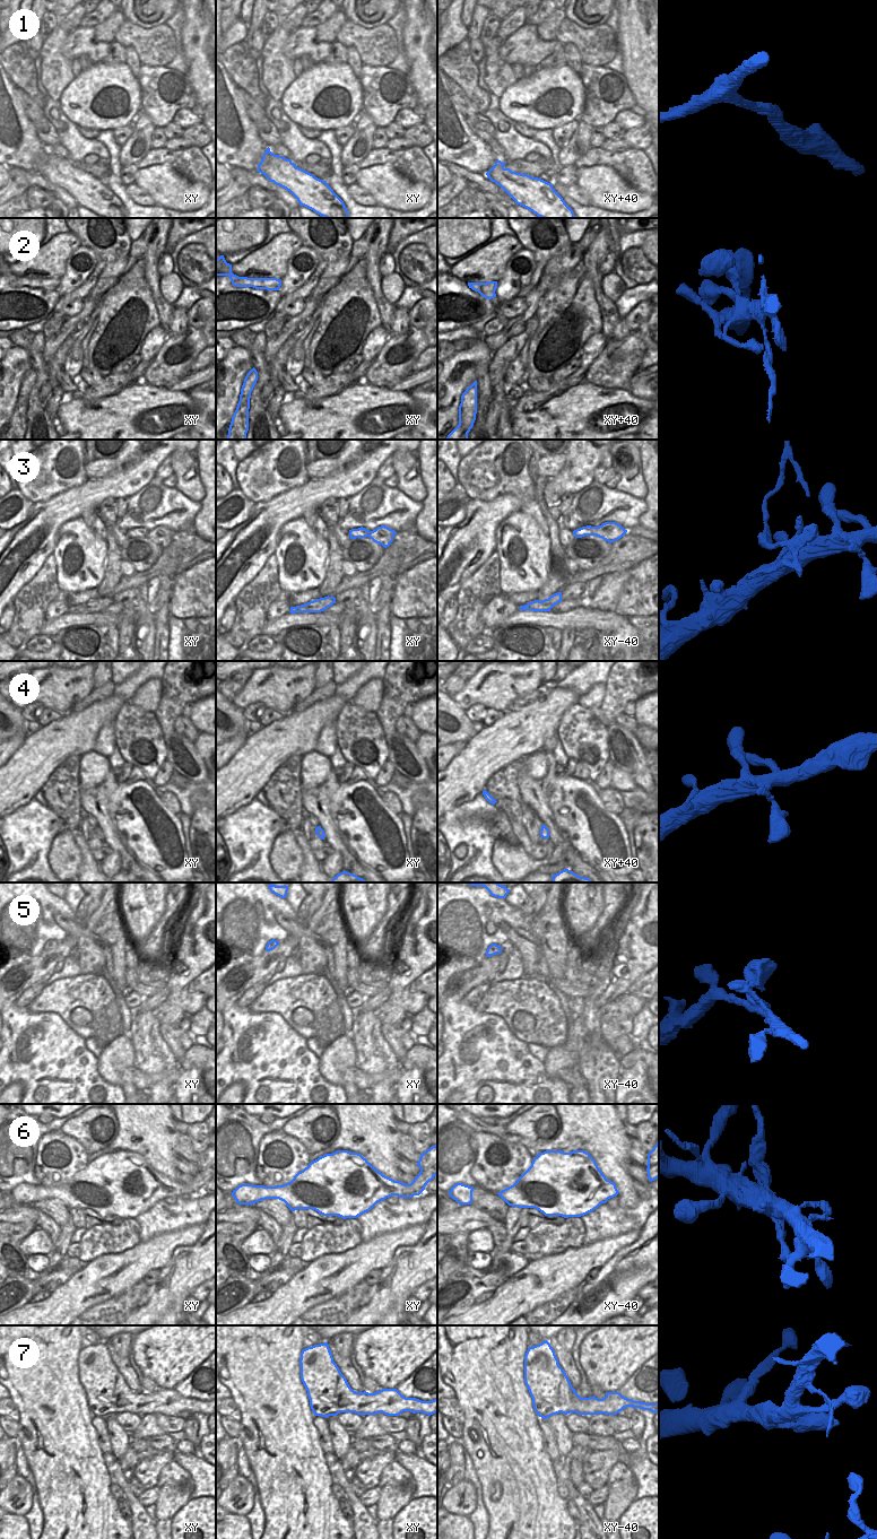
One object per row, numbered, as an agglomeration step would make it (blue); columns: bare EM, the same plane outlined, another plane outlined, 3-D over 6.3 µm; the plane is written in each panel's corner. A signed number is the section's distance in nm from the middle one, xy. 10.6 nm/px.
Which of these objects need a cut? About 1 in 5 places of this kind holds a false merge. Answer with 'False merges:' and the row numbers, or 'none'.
False merges: 3, 6.

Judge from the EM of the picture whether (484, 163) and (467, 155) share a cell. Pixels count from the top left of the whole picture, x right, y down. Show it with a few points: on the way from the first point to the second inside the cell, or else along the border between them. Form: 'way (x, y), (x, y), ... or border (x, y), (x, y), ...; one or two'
way (479, 158), (471, 155); one

